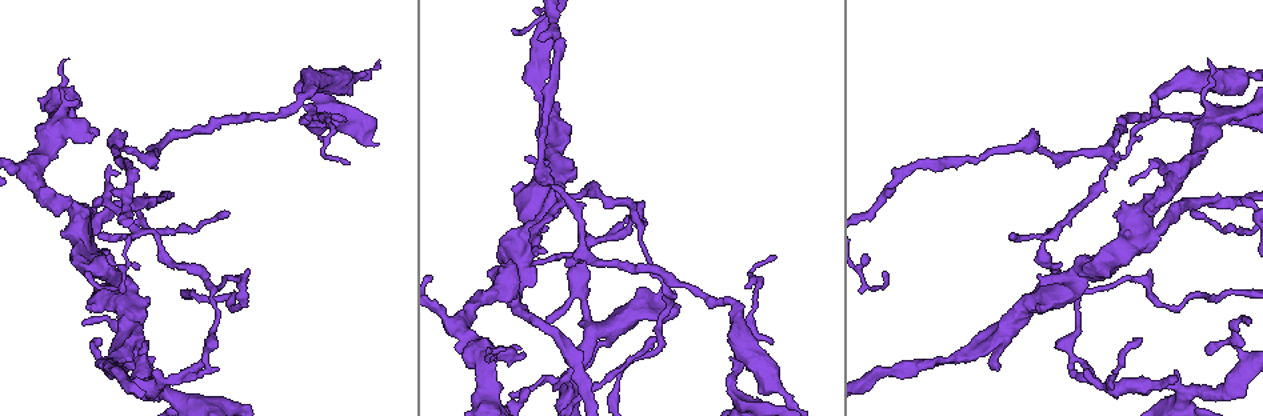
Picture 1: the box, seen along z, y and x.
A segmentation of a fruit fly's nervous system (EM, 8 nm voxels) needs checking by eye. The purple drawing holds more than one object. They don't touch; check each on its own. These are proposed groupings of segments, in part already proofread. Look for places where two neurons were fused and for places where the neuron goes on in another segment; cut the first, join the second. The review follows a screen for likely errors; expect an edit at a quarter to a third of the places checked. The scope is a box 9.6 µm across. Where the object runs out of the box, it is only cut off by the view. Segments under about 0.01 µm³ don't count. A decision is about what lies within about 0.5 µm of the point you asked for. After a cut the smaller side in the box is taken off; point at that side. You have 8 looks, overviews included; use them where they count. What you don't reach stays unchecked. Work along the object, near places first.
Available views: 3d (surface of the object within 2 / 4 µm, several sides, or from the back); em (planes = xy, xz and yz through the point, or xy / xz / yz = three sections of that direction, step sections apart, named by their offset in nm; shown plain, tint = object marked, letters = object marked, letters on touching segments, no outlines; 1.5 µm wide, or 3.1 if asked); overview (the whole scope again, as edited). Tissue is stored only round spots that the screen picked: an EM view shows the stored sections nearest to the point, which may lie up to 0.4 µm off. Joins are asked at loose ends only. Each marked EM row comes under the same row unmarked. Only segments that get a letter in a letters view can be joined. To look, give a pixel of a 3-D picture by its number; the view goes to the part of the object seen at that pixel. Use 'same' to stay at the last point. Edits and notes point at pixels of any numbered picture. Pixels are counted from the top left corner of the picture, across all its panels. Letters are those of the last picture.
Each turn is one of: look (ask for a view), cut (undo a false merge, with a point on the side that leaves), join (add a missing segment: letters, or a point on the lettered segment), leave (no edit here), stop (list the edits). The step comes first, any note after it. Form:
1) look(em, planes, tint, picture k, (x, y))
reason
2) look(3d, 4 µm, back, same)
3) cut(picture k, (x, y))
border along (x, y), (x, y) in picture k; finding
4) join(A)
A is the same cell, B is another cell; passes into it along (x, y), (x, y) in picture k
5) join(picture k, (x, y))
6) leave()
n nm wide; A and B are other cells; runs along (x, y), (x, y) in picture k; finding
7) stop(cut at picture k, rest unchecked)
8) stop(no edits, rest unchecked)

look(3d, 2 µm, picture 1, (1074, 368))
tapers out

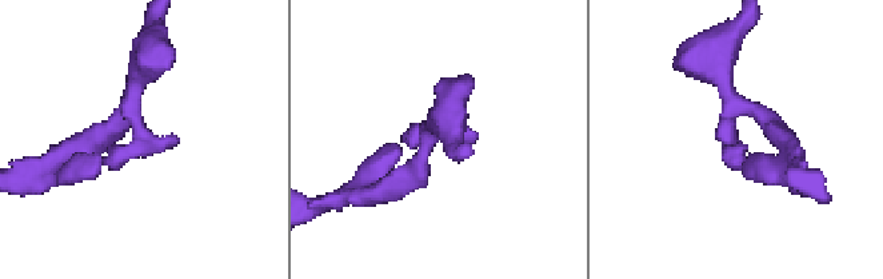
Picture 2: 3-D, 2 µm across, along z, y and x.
look(em, xz, step 8, letters, picture 2, (734, 138))
need the tissue

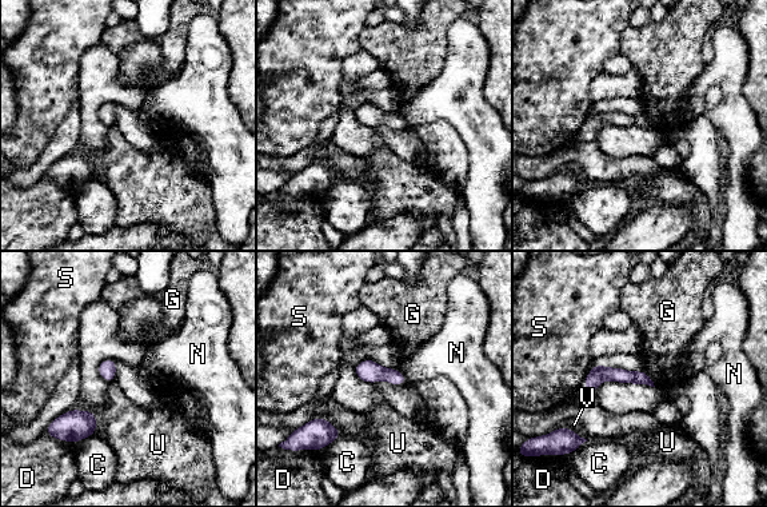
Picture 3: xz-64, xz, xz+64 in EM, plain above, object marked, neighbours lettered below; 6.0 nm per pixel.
leave()
C, D, G, N, S, U and V are other cells; border along (643, 368), (655, 386) in picture 3; none of them fits

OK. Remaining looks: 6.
look(em, yz, step 4, letters, picture 1, (1250, 323))
tapers out

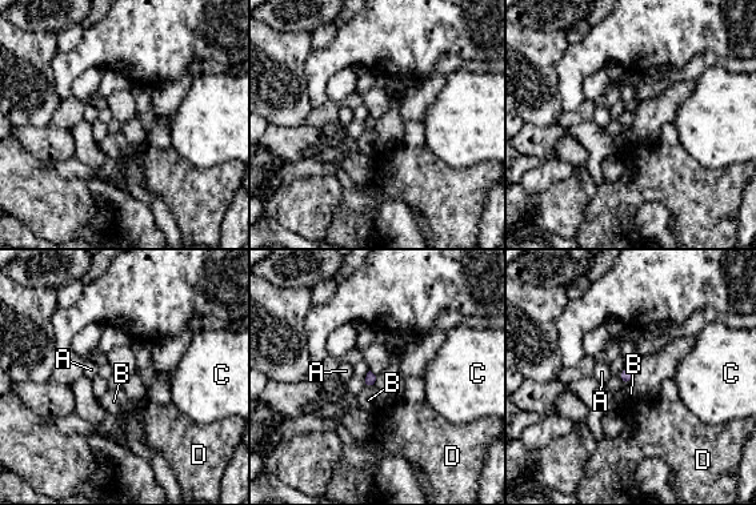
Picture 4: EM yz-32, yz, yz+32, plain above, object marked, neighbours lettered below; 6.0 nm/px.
look(em, planes, letters, same)
another direction

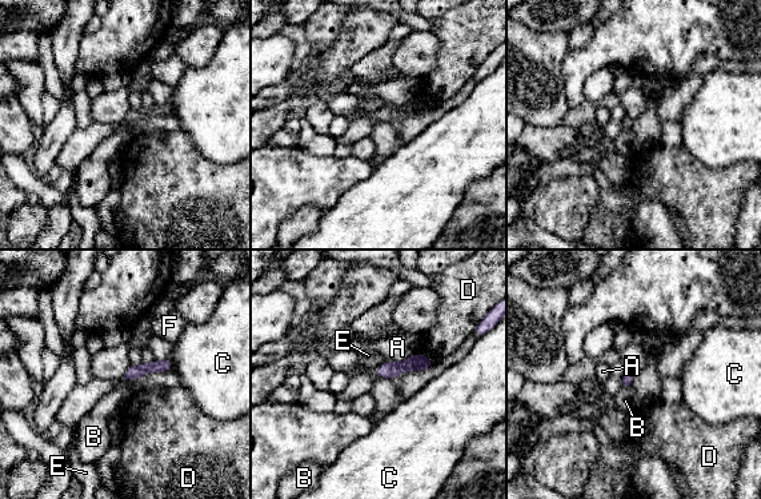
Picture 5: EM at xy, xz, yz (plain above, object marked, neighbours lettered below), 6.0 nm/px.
leave()
A touches over 170 nm; A, B, C, D, E and F are other cells; border along (624, 384), (629, 386) in picture 5; no lettered segment goes on from it

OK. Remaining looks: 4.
look(em, planes, letters, picture 1, (1105, 176))
thin end

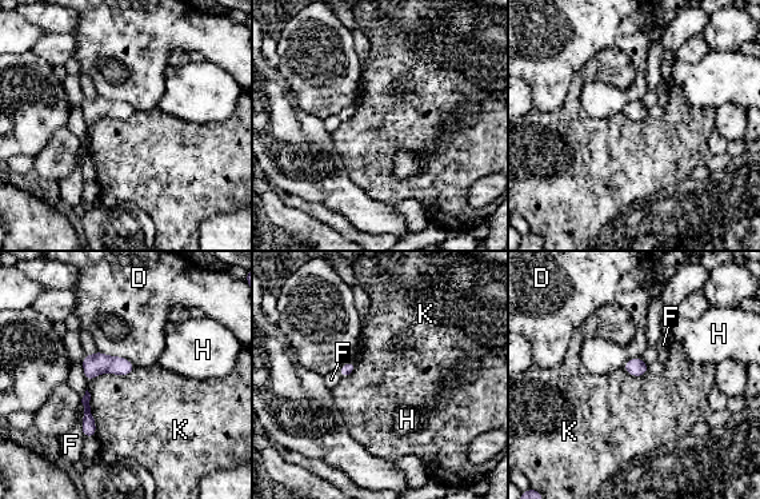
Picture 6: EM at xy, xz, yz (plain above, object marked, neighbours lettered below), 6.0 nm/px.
leave()
D, F, H and K are other cells; border along (135, 367), (87, 383) in picture 6; no lettered segment goes on from it

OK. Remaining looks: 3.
stop(no edits, rest unchecked)

